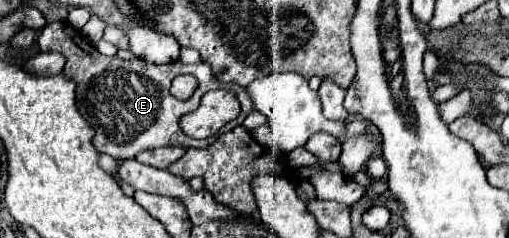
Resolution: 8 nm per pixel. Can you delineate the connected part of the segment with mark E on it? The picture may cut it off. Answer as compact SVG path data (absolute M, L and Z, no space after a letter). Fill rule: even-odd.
M51 22L47 24L39 38L37 38L39 50L43 52L59 52L65 56L65 68L69 80L75 80L77 84L77 100L79 100L79 112L81 116L95 128L93 144L99 152L107 152L115 160L127 160L133 158L141 150L159 148L159 146L183 146L183 148L207 148L215 142L215 136L207 140L195 140L179 128L179 118L191 110L195 110L199 98L213 88L227 88L237 94L241 102L241 114L229 124L229 128L243 124L249 112L253 112L251 100L243 86L239 84L223 84L215 78L211 72L211 66L207 62L197 64L181 64L179 60L173 64L151 64L139 58L121 60L117 56L103 56L77 28L73 28L67 22ZM177 74L195 74L199 80L197 90L189 100L179 100L171 96L171 80Z

